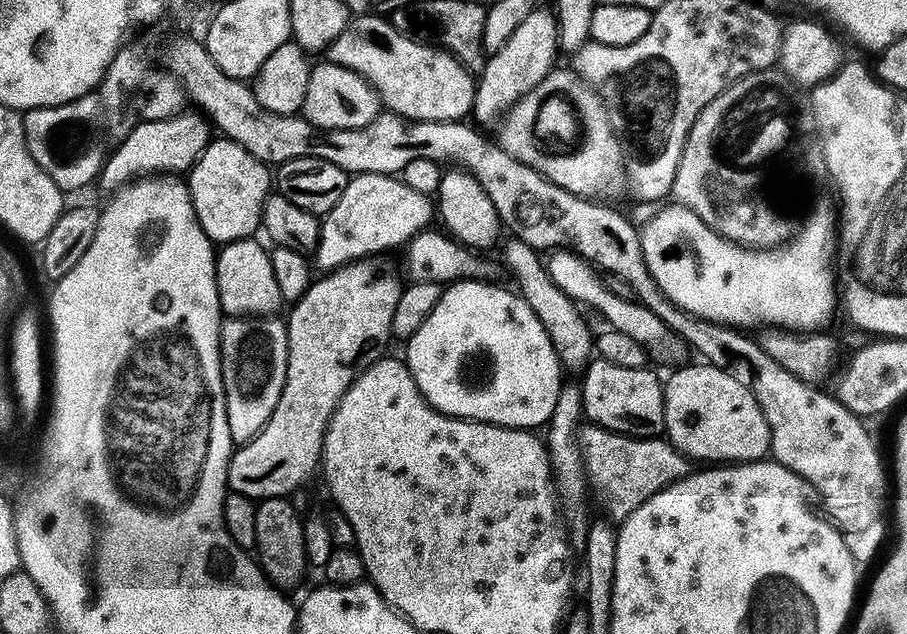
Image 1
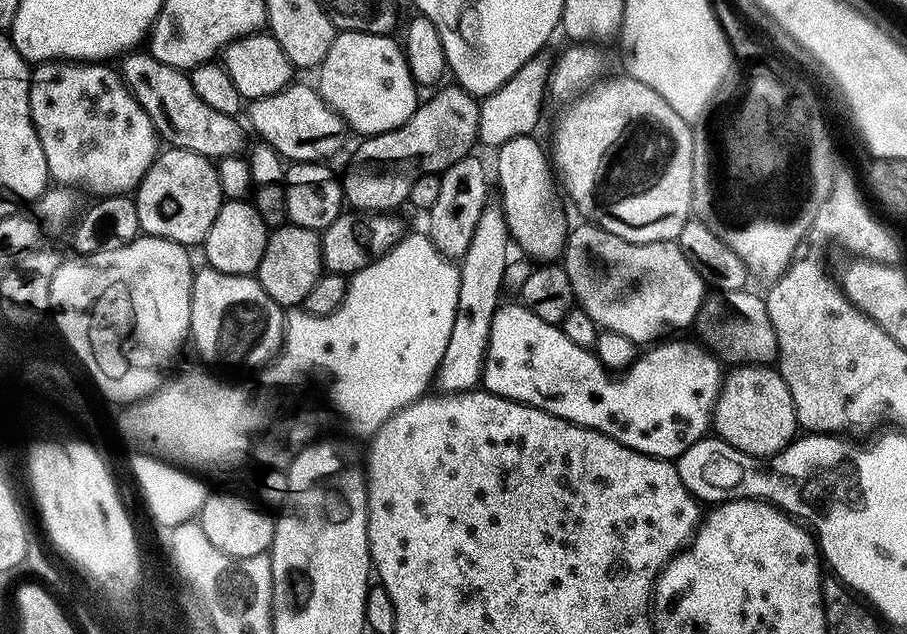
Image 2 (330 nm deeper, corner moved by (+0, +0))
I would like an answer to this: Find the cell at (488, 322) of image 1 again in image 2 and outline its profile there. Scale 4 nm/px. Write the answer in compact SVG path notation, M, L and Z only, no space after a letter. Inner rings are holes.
M515 303L497 307L492 318L482 373L482 384L487 391L507 400L516 400L519 404L546 410L577 424L579 428L592 428L622 442L622 446L630 446L660 460L675 461L677 456L694 446L694 442L709 435L712 411L716 409L716 400L720 396L722 371L720 360L707 347L699 348L688 340L665 339L641 351L636 361L623 369L617 375L620 376L617 380L612 380L613 373L604 367L592 348L583 348L570 342L559 326L542 322L542 318L525 308L523 303Z

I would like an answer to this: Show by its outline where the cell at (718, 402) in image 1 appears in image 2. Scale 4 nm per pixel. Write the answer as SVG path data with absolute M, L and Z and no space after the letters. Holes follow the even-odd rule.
M746 364L731 369L733 372L723 377L720 385L720 396L716 400L716 409L712 411L712 428L730 446L742 450L751 456L773 456L787 448L798 436L794 398L790 398L790 390L786 390L786 382L779 371L772 366Z

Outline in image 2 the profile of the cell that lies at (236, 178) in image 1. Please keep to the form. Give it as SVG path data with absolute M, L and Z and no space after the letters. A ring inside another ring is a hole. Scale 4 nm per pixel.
M169 146L157 155L148 173L140 179L139 186L134 189L135 196L136 208L134 208L134 214L140 223L140 232L146 236L173 240L185 246L203 245L210 226L214 226L214 218L222 203L215 163L202 154L194 153L193 150Z

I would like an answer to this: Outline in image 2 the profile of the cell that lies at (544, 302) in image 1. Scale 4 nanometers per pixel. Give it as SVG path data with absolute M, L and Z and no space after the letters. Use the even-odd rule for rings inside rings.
M344 210L330 226L322 230L320 237L320 263L324 272L337 272L351 277L382 254L389 252L406 234L402 221L392 212L358 212Z

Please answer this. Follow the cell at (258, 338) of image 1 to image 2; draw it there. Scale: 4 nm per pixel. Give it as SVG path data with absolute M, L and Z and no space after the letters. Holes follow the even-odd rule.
M207 266L195 269L190 298L190 344L196 347L205 365L263 369L284 344L285 315L285 309L262 290L255 275L222 274Z

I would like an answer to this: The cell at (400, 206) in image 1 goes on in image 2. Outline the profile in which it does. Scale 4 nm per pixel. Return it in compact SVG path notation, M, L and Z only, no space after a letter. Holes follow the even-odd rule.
M291 222L273 227L268 234L266 254L262 254L262 262L254 273L262 290L274 298L281 308L291 310L303 305L306 294L310 294L310 286L322 275L320 263L321 233L314 228L303 228Z

